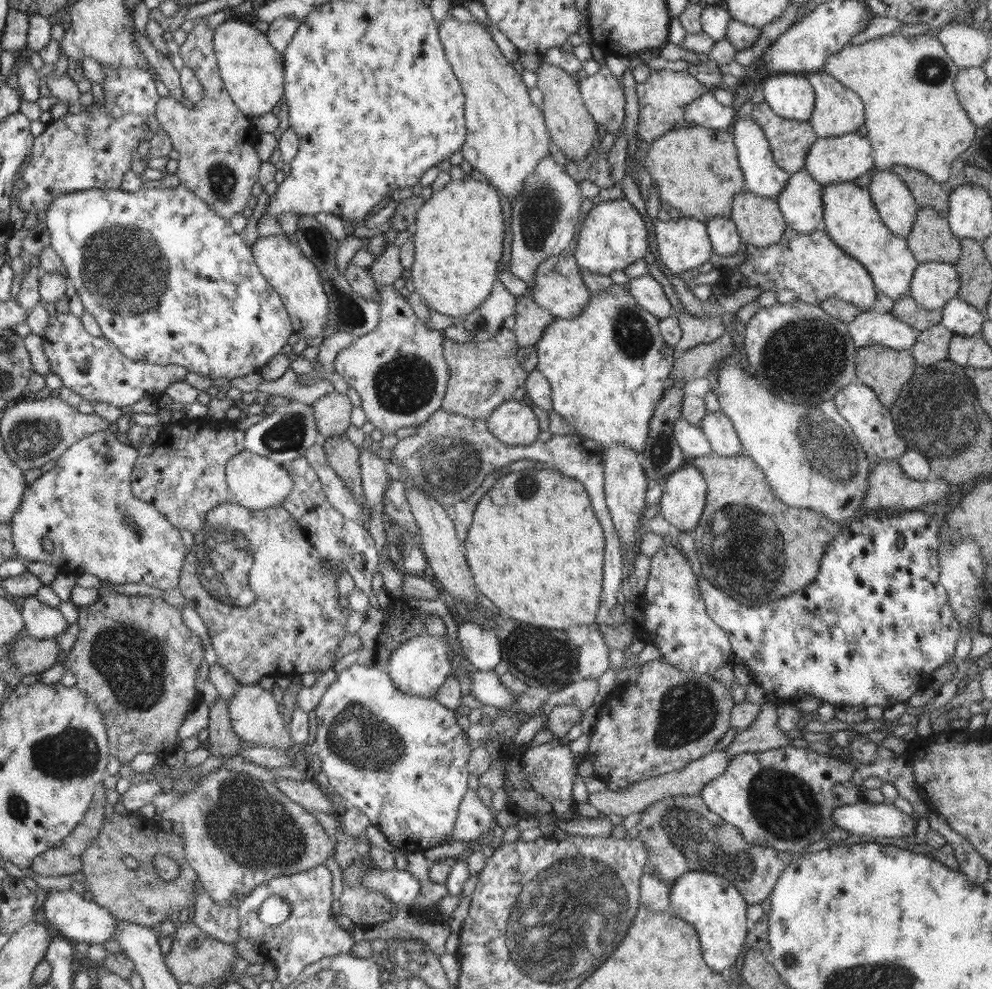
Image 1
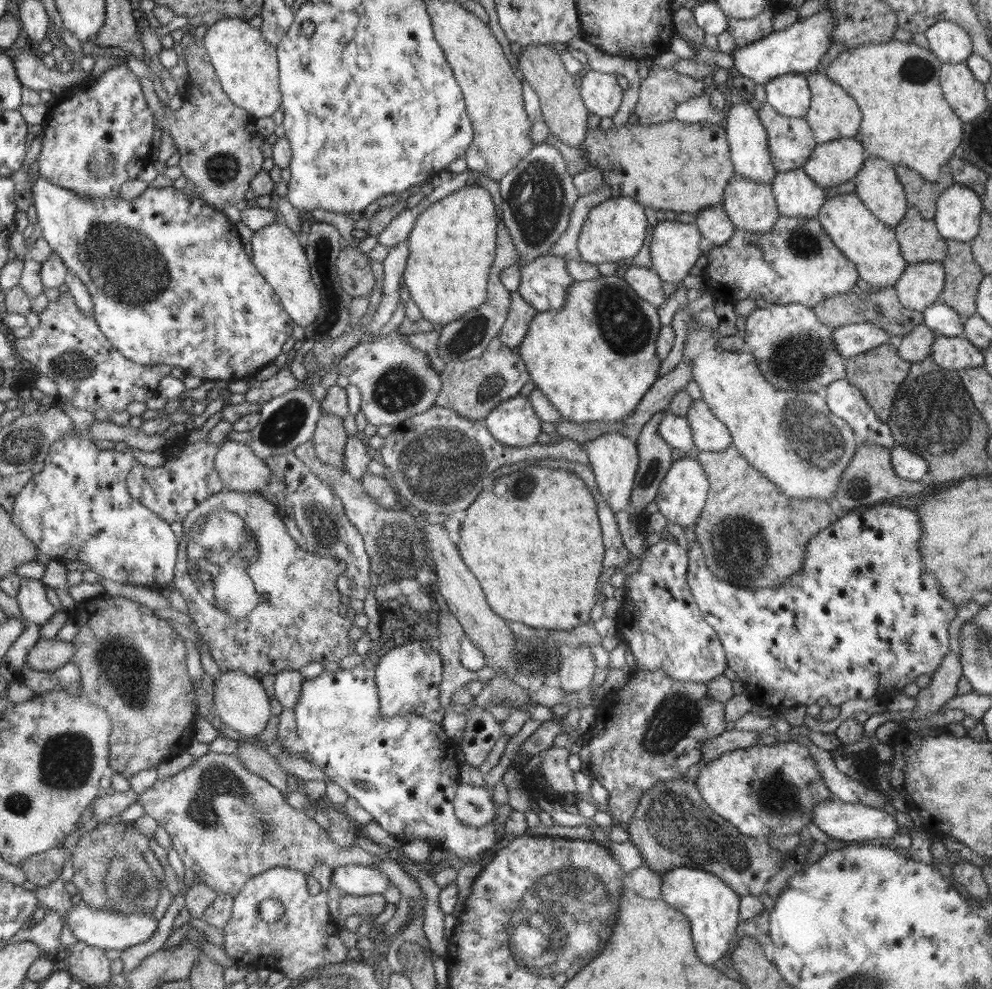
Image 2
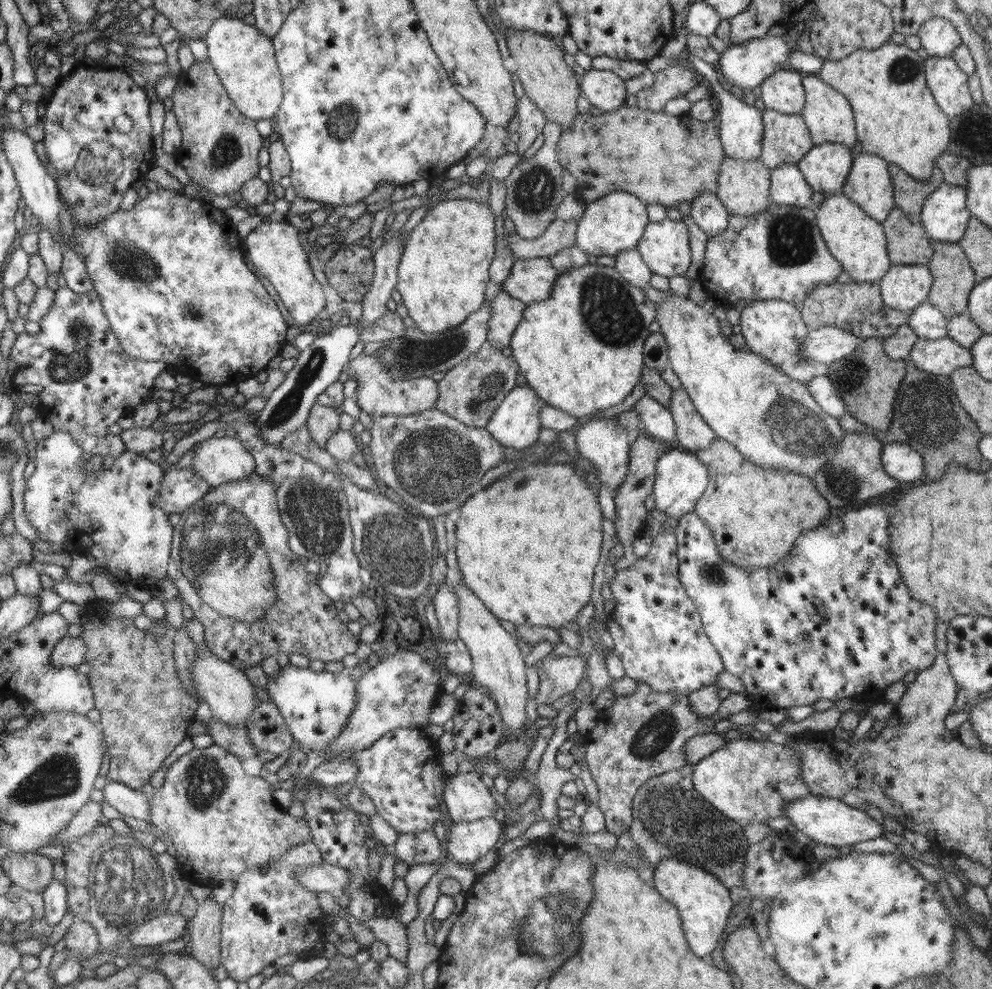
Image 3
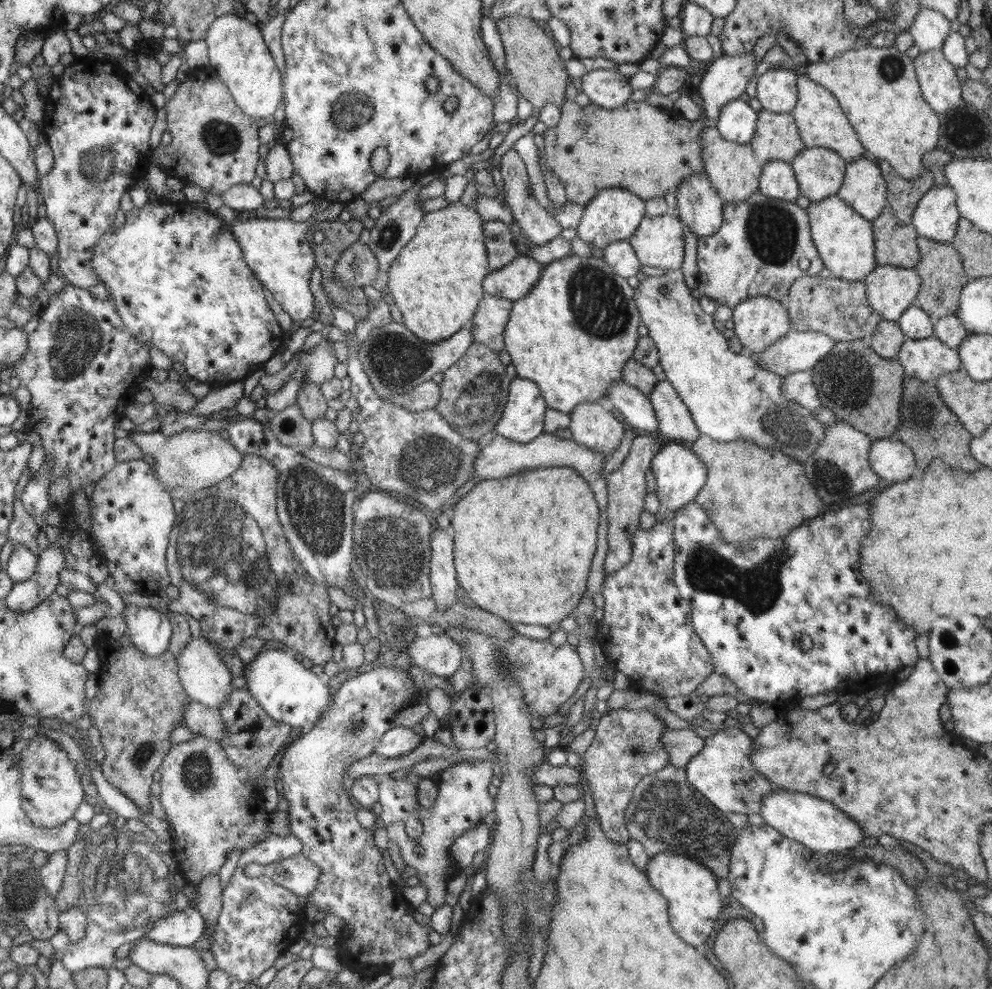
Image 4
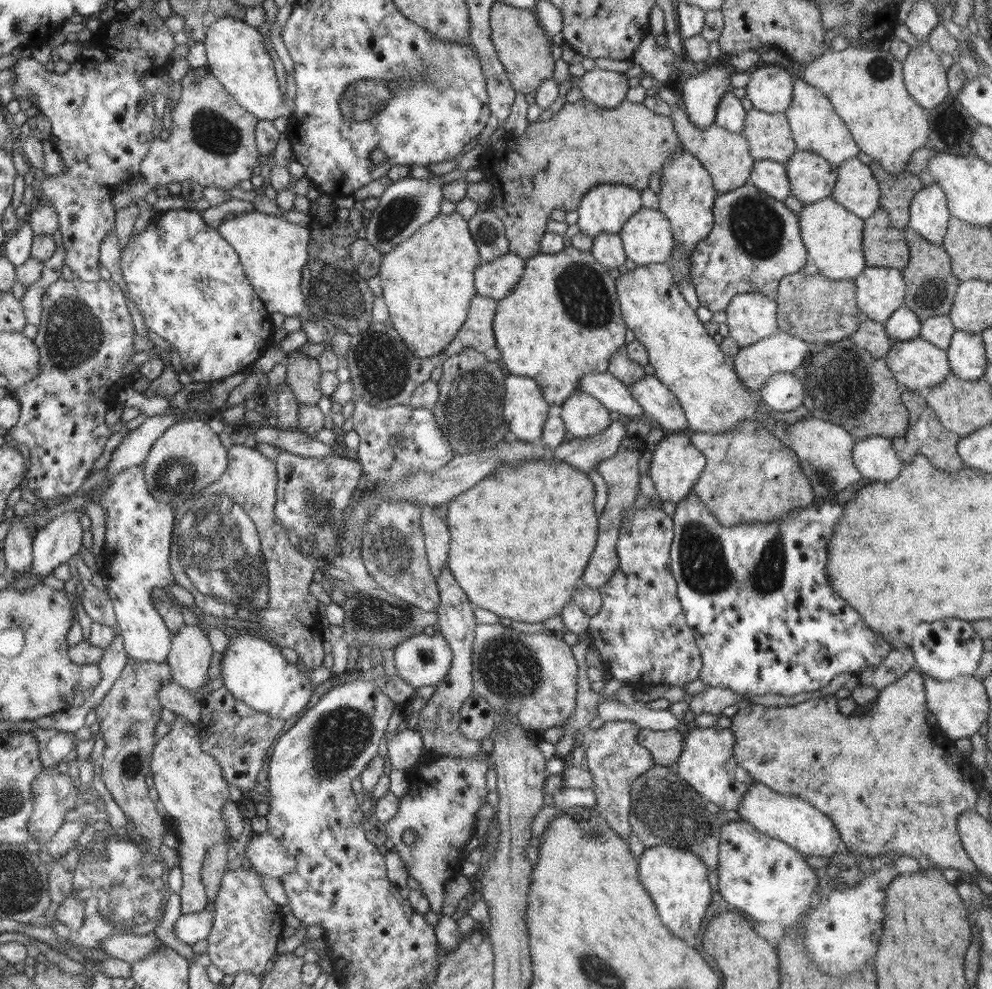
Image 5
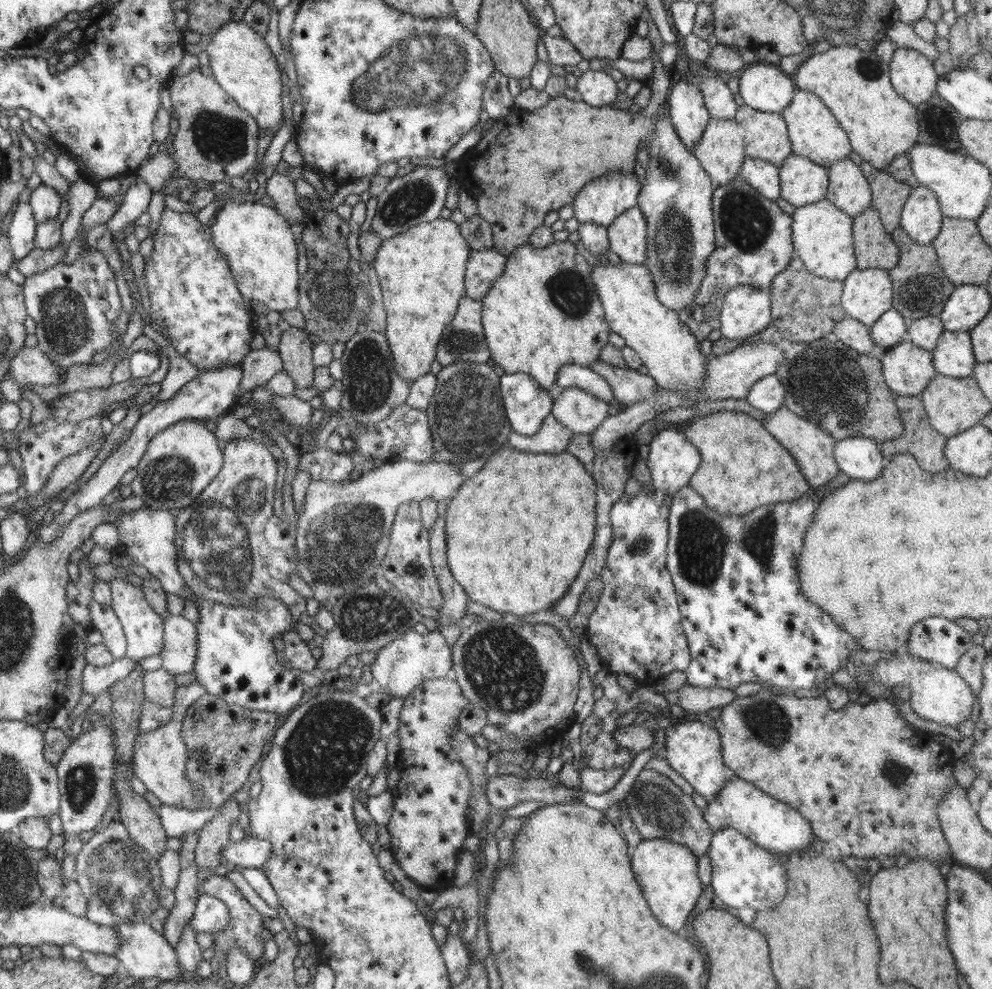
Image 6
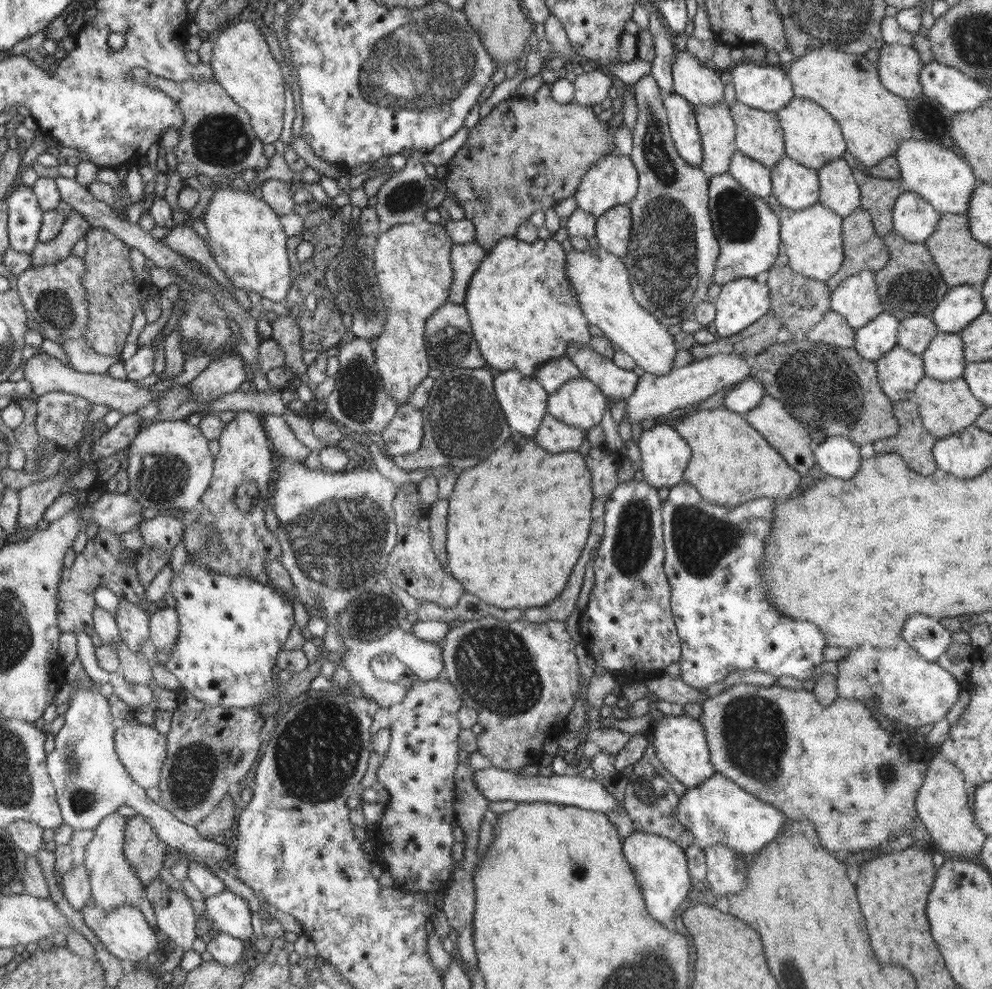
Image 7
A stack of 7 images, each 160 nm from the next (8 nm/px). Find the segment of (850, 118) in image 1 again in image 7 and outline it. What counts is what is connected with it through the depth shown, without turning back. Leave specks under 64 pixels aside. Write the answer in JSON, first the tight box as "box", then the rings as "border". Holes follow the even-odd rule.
{"box":[776,97,847,171],"border":[[[794,97],[785,108],[776,114],[783,130],[785,154],[806,168],[817,171],[830,161],[842,157],[847,151],[840,125],[816,102],[812,103],[808,99]]]}

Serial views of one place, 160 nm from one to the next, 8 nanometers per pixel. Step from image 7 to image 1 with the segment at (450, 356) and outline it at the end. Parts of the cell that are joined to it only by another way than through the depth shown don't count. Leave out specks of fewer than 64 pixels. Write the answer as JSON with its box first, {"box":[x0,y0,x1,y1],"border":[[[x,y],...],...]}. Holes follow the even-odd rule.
{"box":[515,294,555,347],"border":[[[527,294],[517,296],[515,306],[515,337],[519,347],[535,346],[543,330],[555,319]]]}

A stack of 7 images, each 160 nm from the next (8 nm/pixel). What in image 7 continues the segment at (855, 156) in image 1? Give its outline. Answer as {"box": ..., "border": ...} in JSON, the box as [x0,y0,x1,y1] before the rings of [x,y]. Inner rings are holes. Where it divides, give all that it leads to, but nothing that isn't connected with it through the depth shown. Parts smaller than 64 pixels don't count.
{"box":[771,155,818,211],"border":[[[784,155],[771,168],[771,193],[783,208],[800,211],[818,203],[817,171]]]}

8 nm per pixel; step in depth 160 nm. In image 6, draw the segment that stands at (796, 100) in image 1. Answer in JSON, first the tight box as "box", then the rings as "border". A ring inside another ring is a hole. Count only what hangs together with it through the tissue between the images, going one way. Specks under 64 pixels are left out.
{"box":[737,62,795,113],"border":[[[763,62],[748,64],[737,76],[744,105],[759,112],[782,113],[792,103],[795,84],[780,68]]]}

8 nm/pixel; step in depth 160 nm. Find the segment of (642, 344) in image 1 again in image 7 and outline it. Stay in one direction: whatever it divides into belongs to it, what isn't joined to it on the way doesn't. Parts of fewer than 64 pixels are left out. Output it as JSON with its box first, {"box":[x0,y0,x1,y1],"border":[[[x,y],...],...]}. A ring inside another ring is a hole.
{"box":[463,236,592,377],"border":[[[514,236],[497,240],[480,261],[480,266],[468,281],[463,305],[468,311],[470,326],[487,367],[518,371],[532,377],[538,366],[547,360],[566,357],[570,343],[588,346],[592,334],[569,278],[565,275],[566,253],[562,245],[552,238],[526,242]]]}

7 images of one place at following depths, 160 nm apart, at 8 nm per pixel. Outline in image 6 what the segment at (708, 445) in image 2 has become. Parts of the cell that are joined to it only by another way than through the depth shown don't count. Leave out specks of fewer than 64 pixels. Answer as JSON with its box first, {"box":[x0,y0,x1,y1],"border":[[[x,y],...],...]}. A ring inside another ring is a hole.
{"box":[588,359,658,406],"border":[[[602,359],[594,361],[588,367],[608,382],[615,400],[622,406],[649,399],[658,388],[649,374],[641,374],[637,369],[618,368]]]}

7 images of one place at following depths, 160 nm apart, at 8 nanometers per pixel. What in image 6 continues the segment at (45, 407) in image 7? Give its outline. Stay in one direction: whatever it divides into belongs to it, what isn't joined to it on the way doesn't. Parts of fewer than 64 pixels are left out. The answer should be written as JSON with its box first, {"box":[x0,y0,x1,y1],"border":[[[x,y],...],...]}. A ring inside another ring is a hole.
{"box":[53,347,170,422],"border":[[[163,347],[160,348],[157,354],[160,358],[160,366],[150,376],[131,377],[117,384],[112,383],[108,388],[90,388],[68,393],[53,404],[55,408],[53,416],[58,422],[80,422],[92,416],[101,415],[114,402],[130,399],[139,393],[142,387],[162,382],[170,363]]]}

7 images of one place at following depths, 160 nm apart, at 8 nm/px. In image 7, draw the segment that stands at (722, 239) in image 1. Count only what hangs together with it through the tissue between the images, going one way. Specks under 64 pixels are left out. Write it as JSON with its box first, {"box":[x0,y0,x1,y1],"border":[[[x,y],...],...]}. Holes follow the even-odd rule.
{"box":[622,75,719,326],"border":[[[650,75],[642,76],[636,85],[634,86],[634,99],[636,99],[636,108],[638,109],[638,120],[634,126],[634,131],[631,132],[633,139],[634,150],[630,154],[630,160],[634,163],[636,170],[639,174],[639,185],[636,196],[632,204],[629,205],[632,214],[632,228],[628,241],[628,252],[626,256],[622,257],[624,266],[628,268],[628,276],[630,276],[630,286],[632,287],[632,294],[634,300],[646,311],[652,314],[654,318],[665,324],[666,326],[673,326],[682,322],[683,320],[695,319],[694,308],[701,302],[709,301],[708,288],[713,285],[713,276],[716,266],[716,261],[719,251],[718,239],[713,231],[712,218],[710,217],[709,204],[709,179],[705,172],[699,166],[692,166],[688,162],[684,162],[684,159],[678,155],[674,142],[671,138],[669,130],[669,123],[667,120],[667,112],[663,104],[663,96],[661,95],[660,88],[656,83],[656,80]]]}

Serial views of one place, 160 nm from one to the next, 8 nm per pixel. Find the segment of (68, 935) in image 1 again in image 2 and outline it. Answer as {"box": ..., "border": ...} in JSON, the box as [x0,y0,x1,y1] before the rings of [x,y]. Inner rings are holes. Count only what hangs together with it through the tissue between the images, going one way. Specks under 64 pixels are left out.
{"box":[66,901,158,950],"border":[[[84,901],[78,905],[72,905],[68,911],[66,922],[70,926],[78,941],[85,942],[90,946],[106,950],[124,950],[129,946],[142,944],[147,941],[156,931],[158,921],[152,915],[145,914],[120,914],[112,910],[90,908]]]}

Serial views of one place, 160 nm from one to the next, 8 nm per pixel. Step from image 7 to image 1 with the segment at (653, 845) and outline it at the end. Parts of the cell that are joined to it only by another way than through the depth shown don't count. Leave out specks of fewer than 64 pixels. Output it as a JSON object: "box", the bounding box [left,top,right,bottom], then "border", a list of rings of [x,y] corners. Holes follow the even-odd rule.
{"box":[669,871,748,973],"border":[[[702,871],[685,872],[669,885],[673,914],[695,928],[705,963],[717,973],[734,965],[734,960],[743,954],[747,935],[748,903],[740,891],[723,876]]]}

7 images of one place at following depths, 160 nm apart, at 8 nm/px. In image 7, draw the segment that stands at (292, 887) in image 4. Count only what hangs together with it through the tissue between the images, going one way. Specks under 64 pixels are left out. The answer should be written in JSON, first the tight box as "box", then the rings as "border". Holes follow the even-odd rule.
{"box":[46,684,233,865],"border":[[[64,684],[54,694],[53,704],[56,707],[70,703],[64,714],[64,725],[55,735],[54,749],[47,754],[46,759],[46,768],[55,788],[63,823],[74,830],[90,832],[106,815],[116,813],[119,806],[126,804],[145,818],[158,839],[167,846],[191,855],[214,858],[216,862],[226,865],[233,856],[227,844],[204,839],[195,826],[178,820],[169,810],[152,801],[145,794],[145,788],[128,776],[115,751],[113,736],[116,728],[107,701],[100,693],[99,684],[89,689],[82,685]]]}

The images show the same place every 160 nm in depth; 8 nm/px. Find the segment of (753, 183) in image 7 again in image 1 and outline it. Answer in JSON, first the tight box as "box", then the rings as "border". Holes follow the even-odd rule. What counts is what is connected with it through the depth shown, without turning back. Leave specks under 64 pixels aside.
{"box":[775,171,823,234],"border":[[[806,171],[793,172],[775,201],[788,227],[808,234],[822,228],[823,185]]]}

